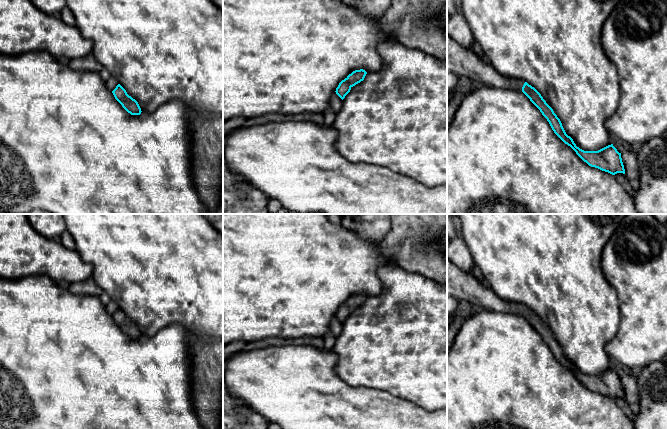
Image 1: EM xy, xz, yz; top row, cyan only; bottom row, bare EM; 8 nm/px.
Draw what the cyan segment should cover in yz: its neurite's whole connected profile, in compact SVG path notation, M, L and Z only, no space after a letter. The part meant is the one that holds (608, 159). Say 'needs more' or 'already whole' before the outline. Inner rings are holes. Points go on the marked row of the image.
needs more | M448 33L447 72L455 72L460 76L468 77L477 85L522 91L547 119L554 133L570 146L584 162L612 175L625 174L621 153L613 144L598 151L584 151L577 147L573 139L566 134L553 109L534 87L523 80L499 74L491 64L481 60L473 50L466 49L453 41Z

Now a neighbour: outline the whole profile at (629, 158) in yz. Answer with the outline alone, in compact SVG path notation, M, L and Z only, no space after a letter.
M627 149L621 153L621 158L625 169L625 177L630 186L634 190L637 190L639 187L639 165L637 153Z

